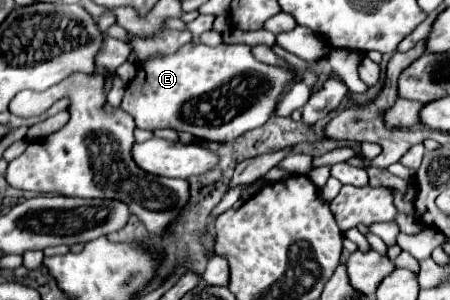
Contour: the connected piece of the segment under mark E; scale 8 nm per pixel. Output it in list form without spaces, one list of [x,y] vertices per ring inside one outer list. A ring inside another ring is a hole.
[[[187,43],[175,53],[153,55],[145,61],[137,61],[137,73],[125,89],[121,109],[127,111],[133,119],[135,113],[139,113],[139,119],[135,119],[135,125],[139,129],[155,131],[155,129],[171,127],[175,131],[187,131],[205,137],[207,141],[233,141],[247,131],[263,127],[273,117],[285,87],[295,81],[295,71],[297,71],[295,67],[269,65],[257,61],[251,55],[249,45],[223,43],[217,47],[207,47],[207,45]]]

